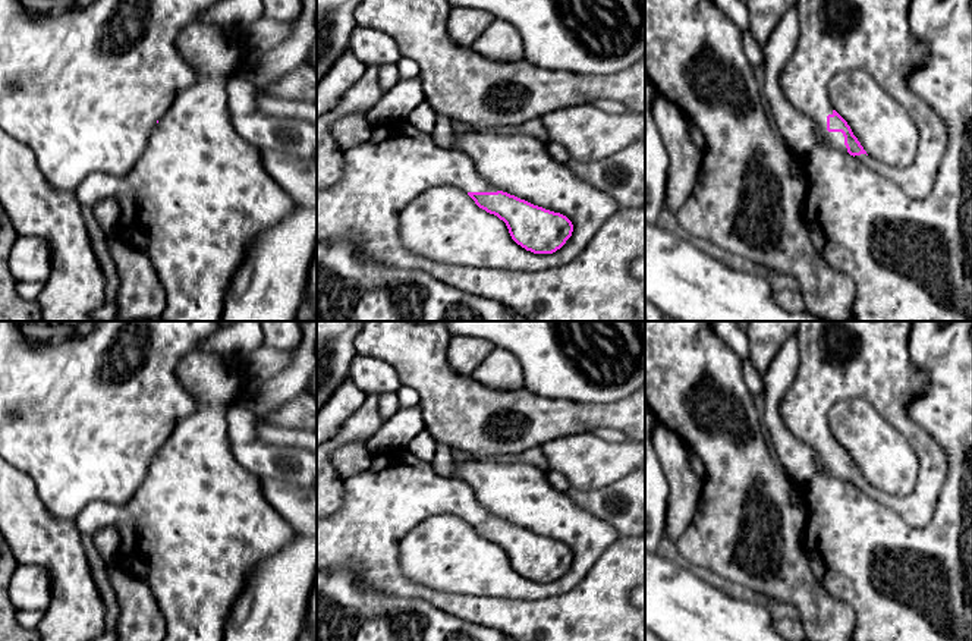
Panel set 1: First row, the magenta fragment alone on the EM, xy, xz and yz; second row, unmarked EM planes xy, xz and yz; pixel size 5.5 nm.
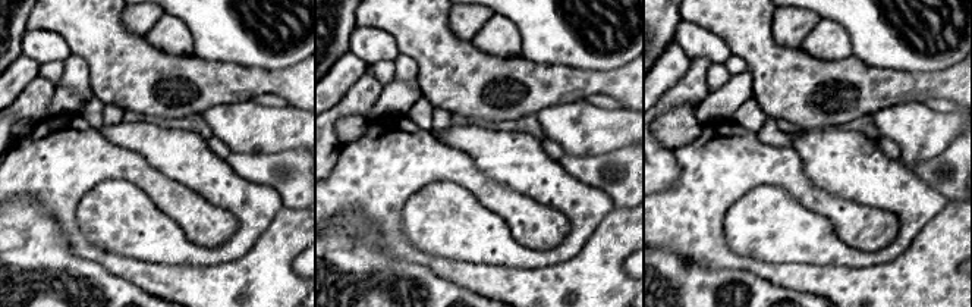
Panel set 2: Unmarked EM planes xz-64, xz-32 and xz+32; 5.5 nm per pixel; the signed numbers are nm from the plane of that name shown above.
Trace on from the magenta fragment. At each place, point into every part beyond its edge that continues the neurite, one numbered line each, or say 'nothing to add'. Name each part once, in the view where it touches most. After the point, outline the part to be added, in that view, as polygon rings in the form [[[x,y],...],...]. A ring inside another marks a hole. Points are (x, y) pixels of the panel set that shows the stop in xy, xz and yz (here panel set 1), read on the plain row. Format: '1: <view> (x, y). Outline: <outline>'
1: yz (837, 360). Outline: [[[799,321],[798,374],[781,402],[780,415],[792,434],[815,452],[824,472],[847,481],[843,462],[827,459],[827,444],[834,439],[830,412],[834,403],[844,399],[861,398],[871,403],[915,450],[919,464],[918,481],[907,496],[887,494],[866,483],[855,484],[855,487],[894,510],[912,528],[924,528],[934,516],[947,477],[947,455],[909,417],[909,403],[925,390],[928,383],[928,376],[913,364],[909,355],[912,324],[913,321]]]

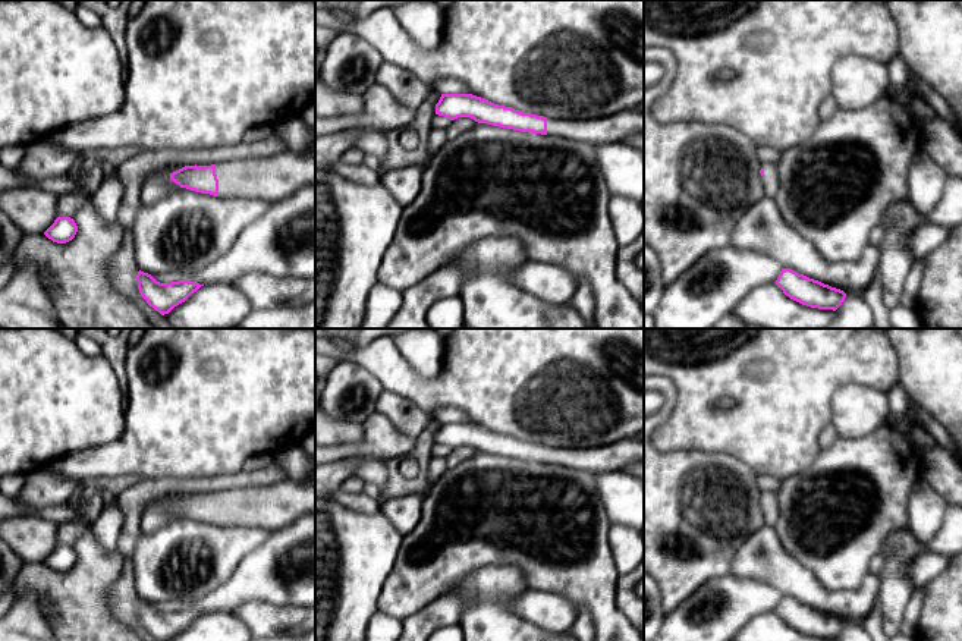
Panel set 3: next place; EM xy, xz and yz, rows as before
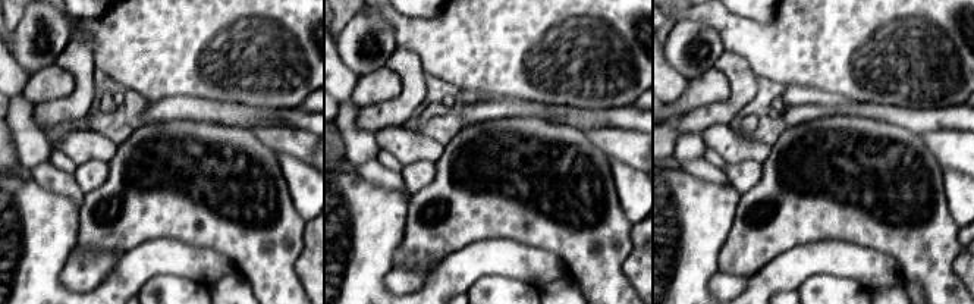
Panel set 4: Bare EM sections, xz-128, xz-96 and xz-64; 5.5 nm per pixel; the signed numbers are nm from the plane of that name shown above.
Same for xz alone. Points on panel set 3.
1: xz (622, 453). Outline: [[[631,437],[603,447],[547,447],[547,464],[603,474],[644,462],[644,440]]]

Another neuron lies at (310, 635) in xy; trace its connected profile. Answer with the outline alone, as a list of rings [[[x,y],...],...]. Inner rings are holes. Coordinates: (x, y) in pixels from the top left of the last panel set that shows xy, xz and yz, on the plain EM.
[[[315,628],[301,635],[273,635],[267,638],[252,638],[251,641],[315,641]]]

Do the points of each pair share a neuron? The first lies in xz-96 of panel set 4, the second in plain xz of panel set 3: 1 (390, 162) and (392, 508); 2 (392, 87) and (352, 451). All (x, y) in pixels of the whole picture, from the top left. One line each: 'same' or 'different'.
1: different
2: same

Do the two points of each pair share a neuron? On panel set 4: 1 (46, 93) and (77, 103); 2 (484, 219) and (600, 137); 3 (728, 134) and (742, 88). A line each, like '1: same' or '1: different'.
1: different
2: different
3: different

